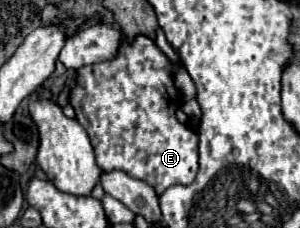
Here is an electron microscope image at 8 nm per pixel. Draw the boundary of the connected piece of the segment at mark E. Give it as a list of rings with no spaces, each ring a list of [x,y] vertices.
[[[139,35],[133,45],[123,41],[117,57],[107,63],[95,63],[81,67],[77,71],[77,85],[85,89],[85,99],[81,103],[81,113],[77,119],[83,123],[97,165],[103,171],[121,169],[127,175],[149,183],[157,195],[163,195],[171,185],[189,185],[195,181],[199,169],[199,137],[195,129],[177,121],[175,111],[183,105],[183,95],[173,83],[175,65],[161,53],[155,41],[145,35]]]

